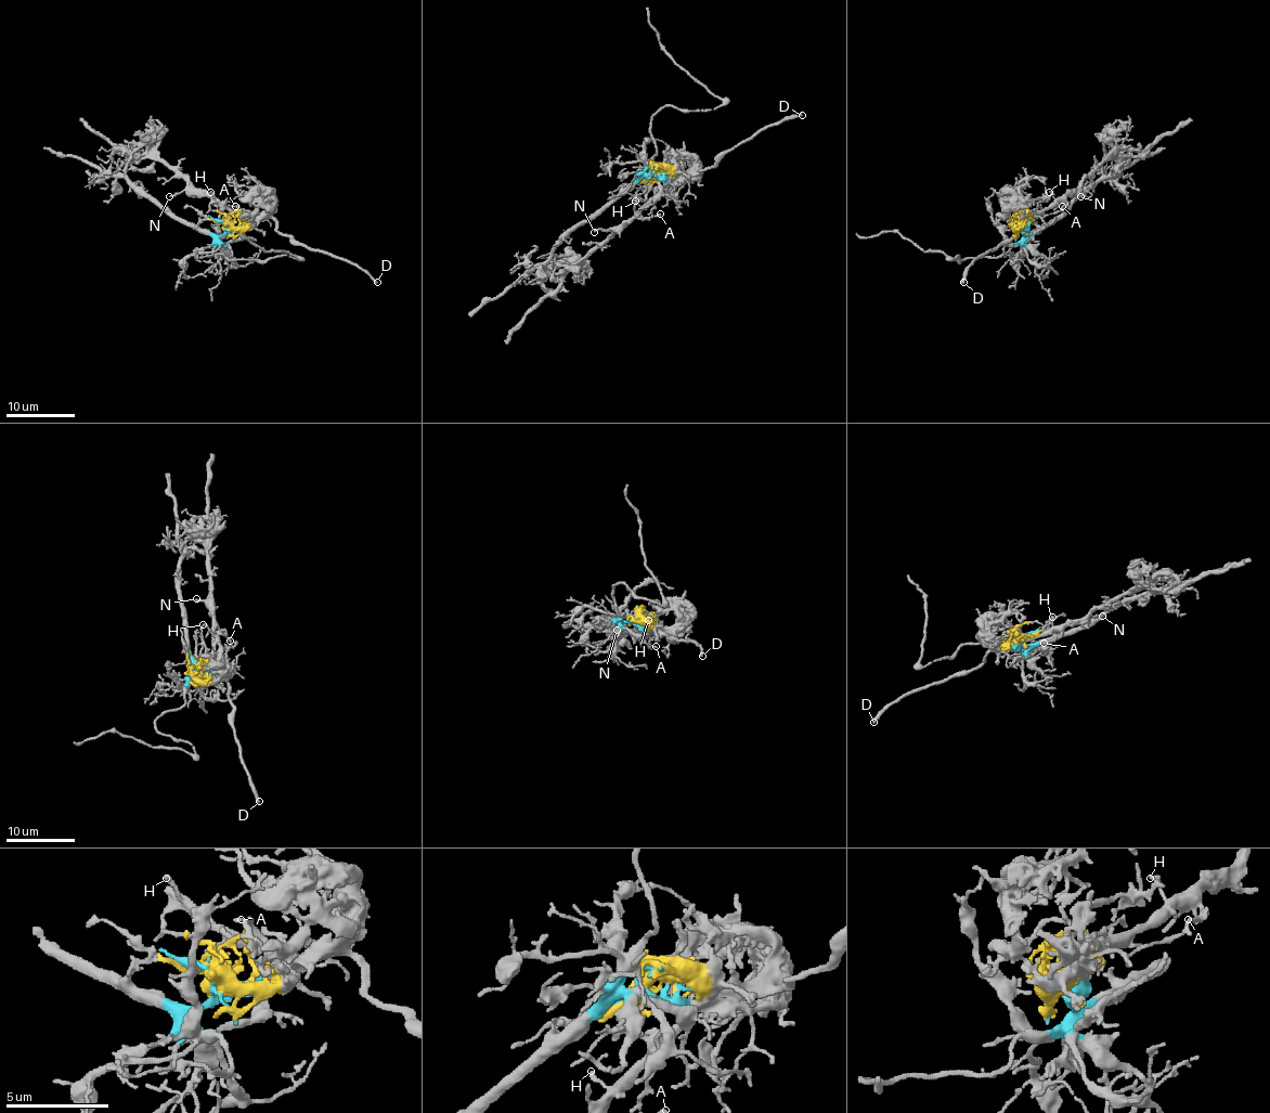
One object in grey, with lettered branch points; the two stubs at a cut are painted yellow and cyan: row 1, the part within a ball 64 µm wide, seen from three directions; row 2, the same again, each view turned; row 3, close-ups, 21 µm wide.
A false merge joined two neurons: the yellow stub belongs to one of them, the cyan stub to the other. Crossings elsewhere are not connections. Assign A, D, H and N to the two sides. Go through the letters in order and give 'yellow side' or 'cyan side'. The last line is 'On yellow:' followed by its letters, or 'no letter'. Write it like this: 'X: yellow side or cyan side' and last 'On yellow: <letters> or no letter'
A: yellow side
D: yellow side
H: yellow side
N: yellow side
On yellow: A, D, H, N

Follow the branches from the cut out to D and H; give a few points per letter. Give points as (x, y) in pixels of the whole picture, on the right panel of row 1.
D: (1020, 225), (1022, 217), (1016, 232), (970, 264), (963, 282)
H: (1020, 225), (1028, 212), (1040, 214), (1054, 199), (1049, 192)

